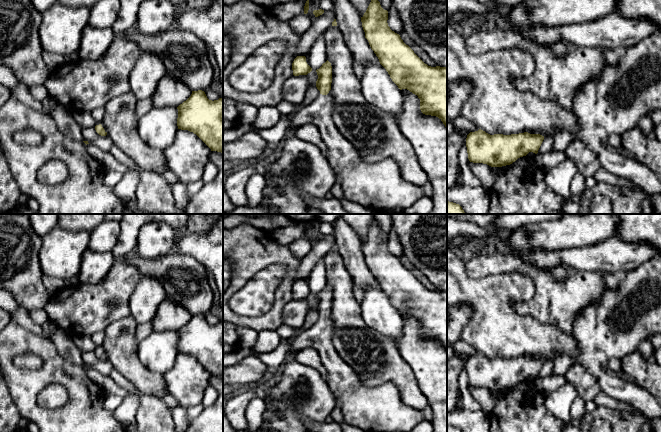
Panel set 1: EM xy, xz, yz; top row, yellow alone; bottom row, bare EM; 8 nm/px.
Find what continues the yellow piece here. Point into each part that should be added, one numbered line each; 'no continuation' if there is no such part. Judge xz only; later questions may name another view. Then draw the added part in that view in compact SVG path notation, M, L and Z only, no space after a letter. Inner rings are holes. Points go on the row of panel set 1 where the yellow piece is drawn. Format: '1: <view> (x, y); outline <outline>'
1: xz (379, 187); outline M331 92L327 95L319 94L318 98L309 105L304 105L290 116L292 132L305 123L317 126L323 141L327 146L327 160L334 170L337 182L341 184L344 198L359 204L374 214L390 214L397 208L408 208L424 195L421 186L406 182L398 164L391 158L377 163L366 163L359 156L354 145L340 132L333 120L334 99Z

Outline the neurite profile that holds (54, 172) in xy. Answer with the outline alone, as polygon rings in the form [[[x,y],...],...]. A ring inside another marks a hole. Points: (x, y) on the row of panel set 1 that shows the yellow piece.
[[[51,160],[45,163],[37,171],[37,180],[42,184],[59,185],[67,180],[68,169],[59,160]]]

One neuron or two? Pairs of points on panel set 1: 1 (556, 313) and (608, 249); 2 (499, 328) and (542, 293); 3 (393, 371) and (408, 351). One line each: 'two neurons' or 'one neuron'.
1: two neurons
2: two neurons
3: two neurons

